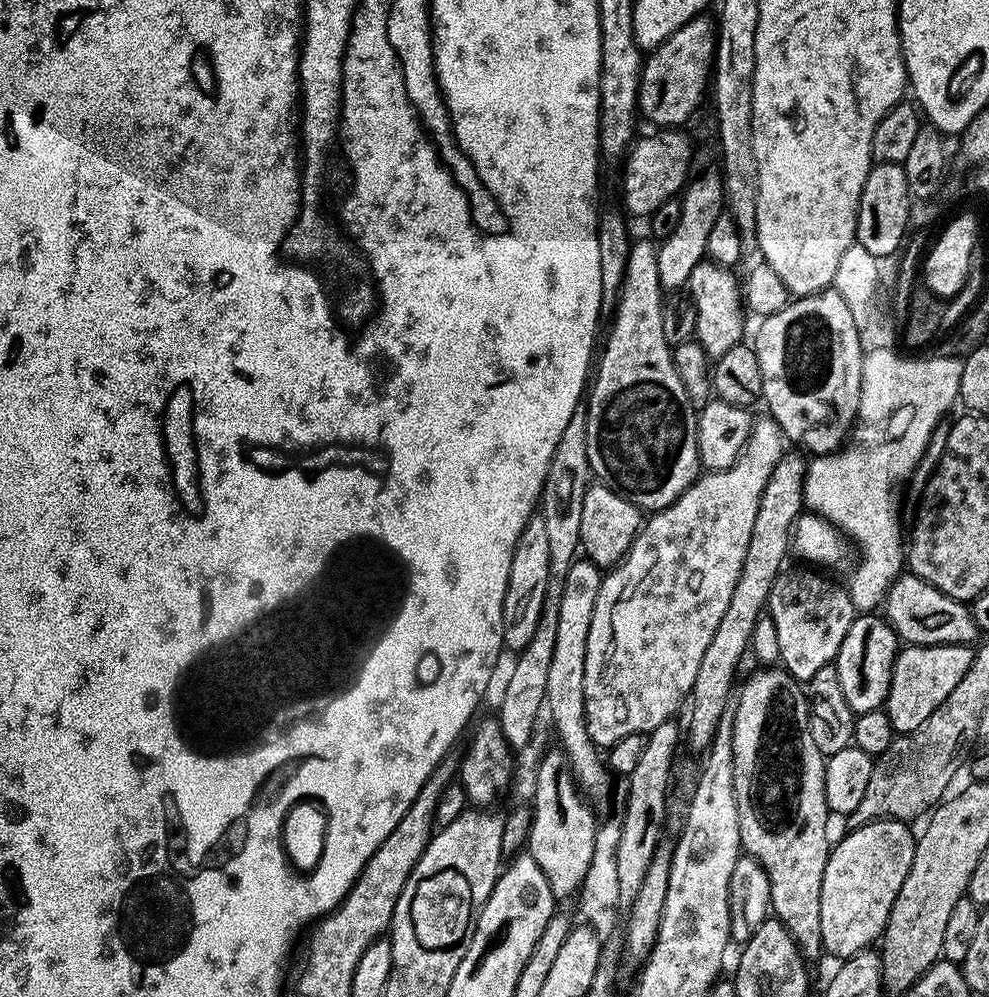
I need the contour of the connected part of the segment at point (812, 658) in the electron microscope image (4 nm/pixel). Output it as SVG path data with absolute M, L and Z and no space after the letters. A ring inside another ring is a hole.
M802 567L781 571L768 595L767 611L777 626L779 663L795 680L806 682L822 666L835 661L842 638L846 638L846 630L850 630L858 613L843 583L835 584L820 573L823 571L811 572L811 567Z

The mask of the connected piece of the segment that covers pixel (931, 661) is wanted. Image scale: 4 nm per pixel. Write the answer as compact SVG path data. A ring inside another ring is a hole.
M967 644L950 645L914 645L901 647L896 653L896 665L892 671L892 685L888 691L886 711L892 731L896 734L913 732L946 702L946 697L958 682L962 674L970 670L973 649Z

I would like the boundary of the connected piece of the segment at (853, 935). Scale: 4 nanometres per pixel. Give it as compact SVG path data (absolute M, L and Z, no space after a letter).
M872 820L868 824L853 827L840 841L831 845L826 874L822 878L822 942L823 951L832 956L847 958L856 956L881 939L884 927L888 924L890 910L894 906L894 898L898 898L898 890L902 890L902 882L906 882L906 874L910 874L910 866L914 862L917 837L903 820Z

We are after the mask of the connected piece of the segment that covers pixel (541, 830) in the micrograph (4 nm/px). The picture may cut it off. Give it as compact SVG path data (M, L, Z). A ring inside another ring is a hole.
M563 751L546 753L540 760L540 769L536 772L536 789L530 801L532 825L528 832L526 852L534 858L534 862L538 862L538 870L546 874L552 895L560 902L564 902L567 896L575 897L581 891L594 855L598 817L592 813L587 802Z

